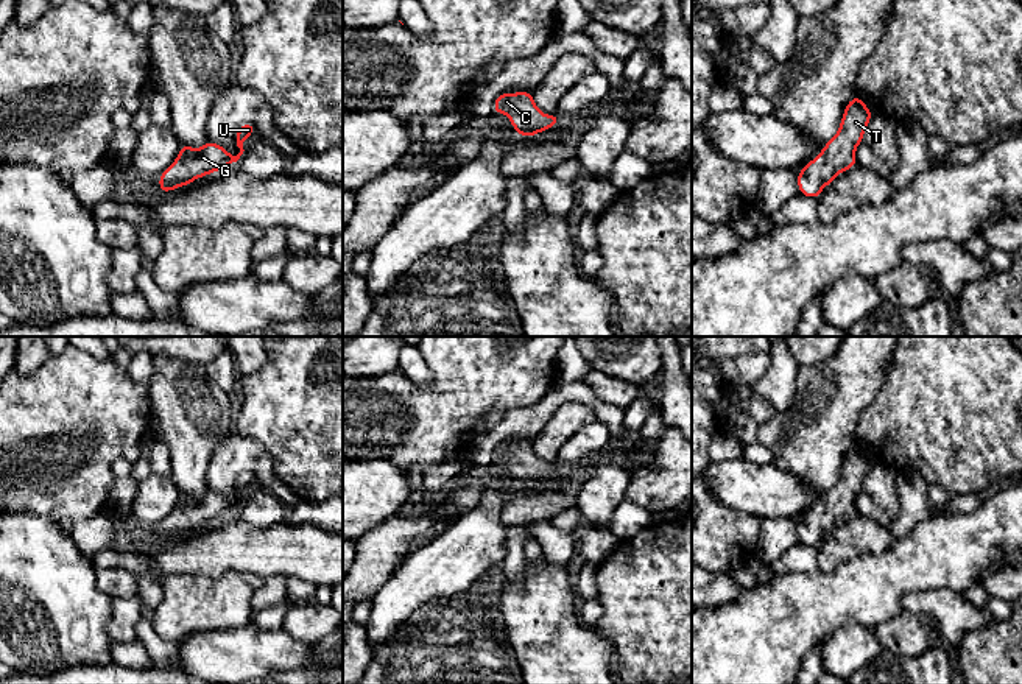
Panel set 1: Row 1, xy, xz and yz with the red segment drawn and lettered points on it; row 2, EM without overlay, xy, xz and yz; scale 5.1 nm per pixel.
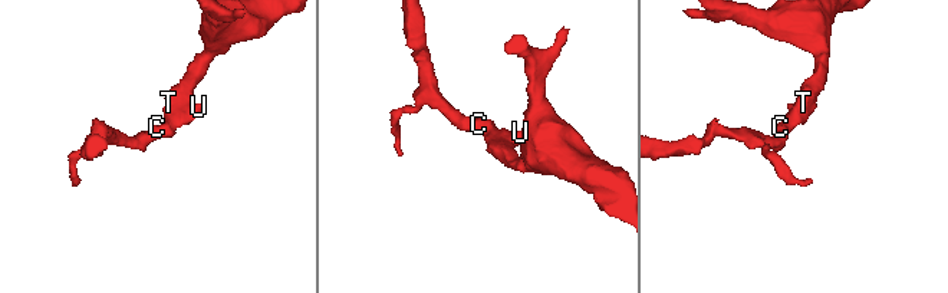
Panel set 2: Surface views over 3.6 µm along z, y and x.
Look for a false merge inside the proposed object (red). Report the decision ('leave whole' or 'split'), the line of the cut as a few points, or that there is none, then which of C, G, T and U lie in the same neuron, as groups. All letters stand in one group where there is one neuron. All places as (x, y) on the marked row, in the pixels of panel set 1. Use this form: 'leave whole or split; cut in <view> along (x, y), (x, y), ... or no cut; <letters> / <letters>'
leave whole; no cut; C G T U

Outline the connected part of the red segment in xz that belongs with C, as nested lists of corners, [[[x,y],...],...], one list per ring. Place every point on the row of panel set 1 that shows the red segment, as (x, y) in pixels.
[[[503,92],[497,95],[492,112],[505,114],[522,137],[531,137],[559,123],[558,114],[547,115],[541,112],[531,92]]]

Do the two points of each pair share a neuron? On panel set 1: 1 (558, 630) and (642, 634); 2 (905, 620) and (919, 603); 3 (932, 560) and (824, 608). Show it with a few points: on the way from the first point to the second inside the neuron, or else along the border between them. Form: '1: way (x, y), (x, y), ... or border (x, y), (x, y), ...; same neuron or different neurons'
1: border (592, 627), (616, 650); different neurons
2: border (904, 609), (919, 614), (926, 620); different neurons
3: way (905, 567), (868, 591), (851, 595); same neuron

